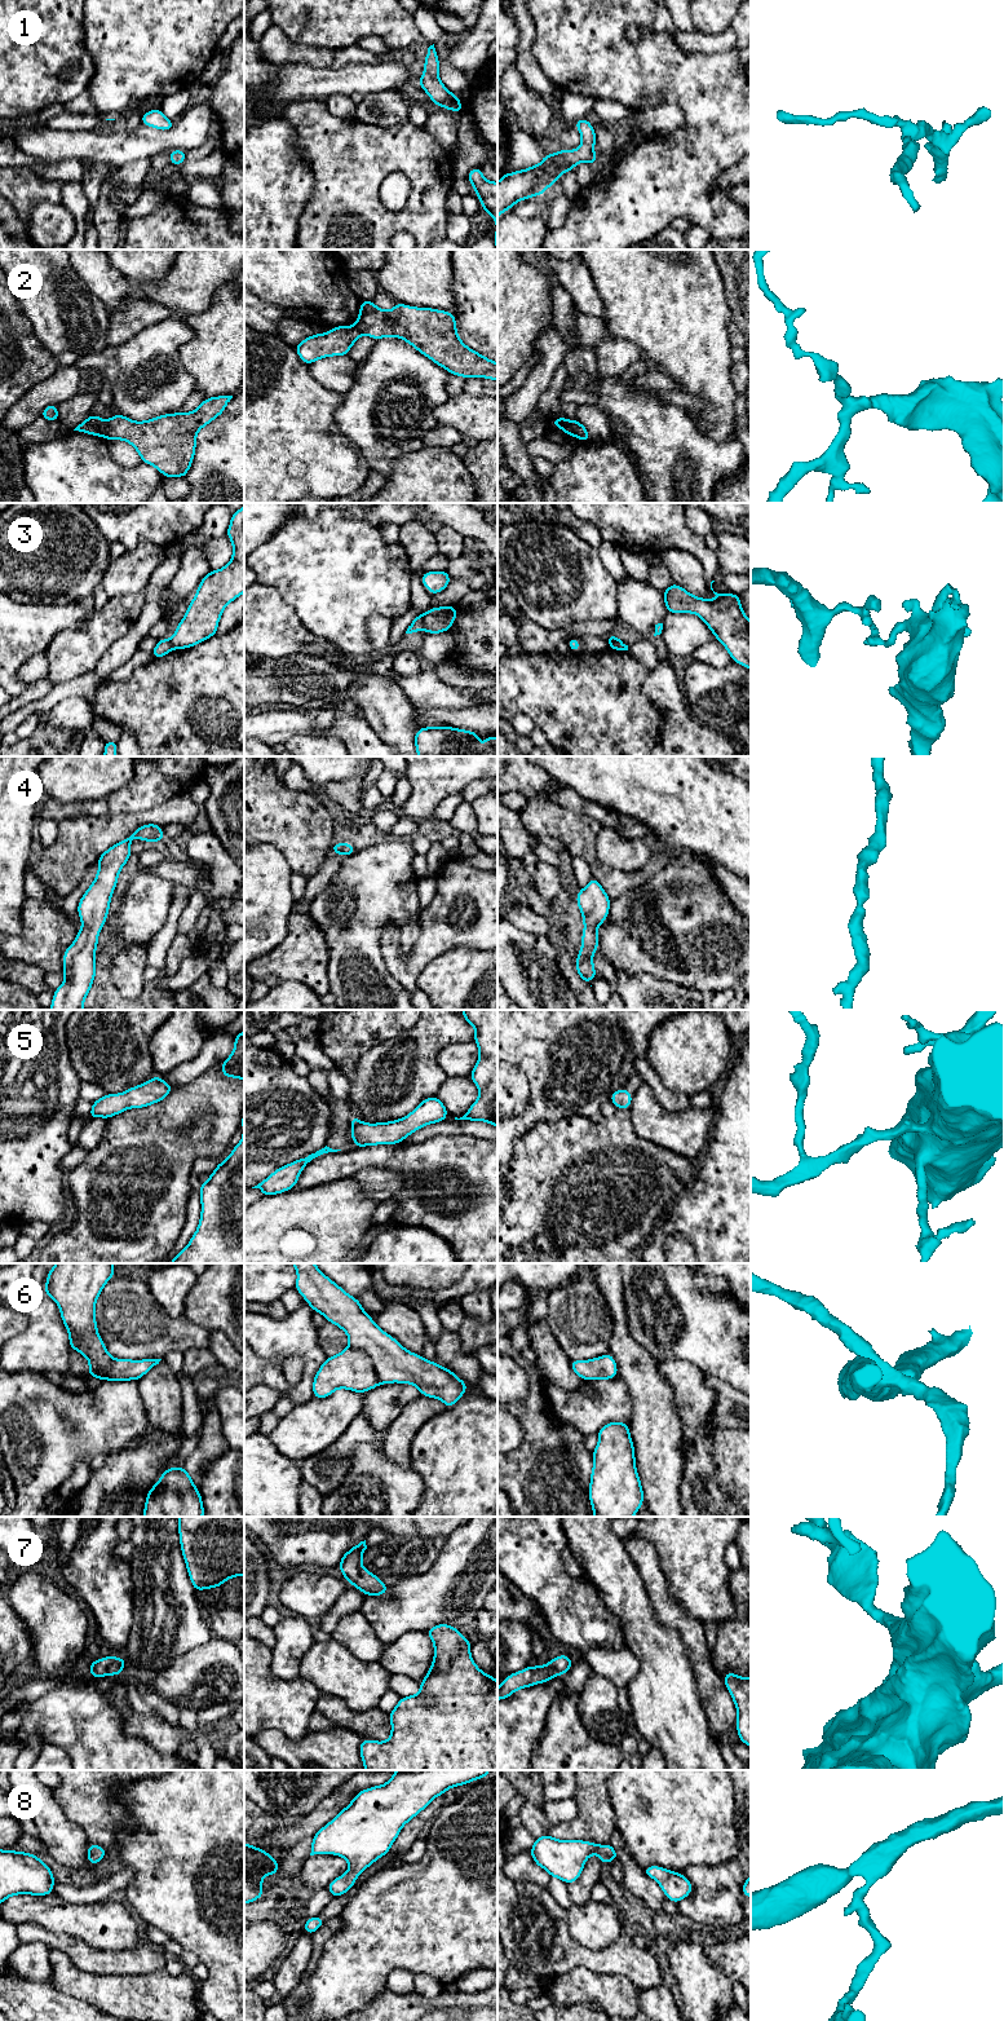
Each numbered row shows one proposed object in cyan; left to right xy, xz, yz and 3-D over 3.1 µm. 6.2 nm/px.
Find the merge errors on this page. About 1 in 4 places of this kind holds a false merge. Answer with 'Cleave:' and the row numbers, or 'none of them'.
Cleave: 2, 3

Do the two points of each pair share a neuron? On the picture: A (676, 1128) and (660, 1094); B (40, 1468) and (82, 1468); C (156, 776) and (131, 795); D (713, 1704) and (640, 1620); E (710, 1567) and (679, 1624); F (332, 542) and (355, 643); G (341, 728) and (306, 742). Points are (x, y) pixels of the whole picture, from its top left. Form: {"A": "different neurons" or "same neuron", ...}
{"A": "different neurons", "B": "different neurons", "C": "same neuron", "D": "different neurons", "E": "different neurons", "F": "same neuron", "G": "different neurons"}

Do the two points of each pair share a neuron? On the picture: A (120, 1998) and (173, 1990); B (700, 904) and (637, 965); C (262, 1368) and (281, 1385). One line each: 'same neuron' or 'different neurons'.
A: same neuron
B: same neuron
C: same neuron

